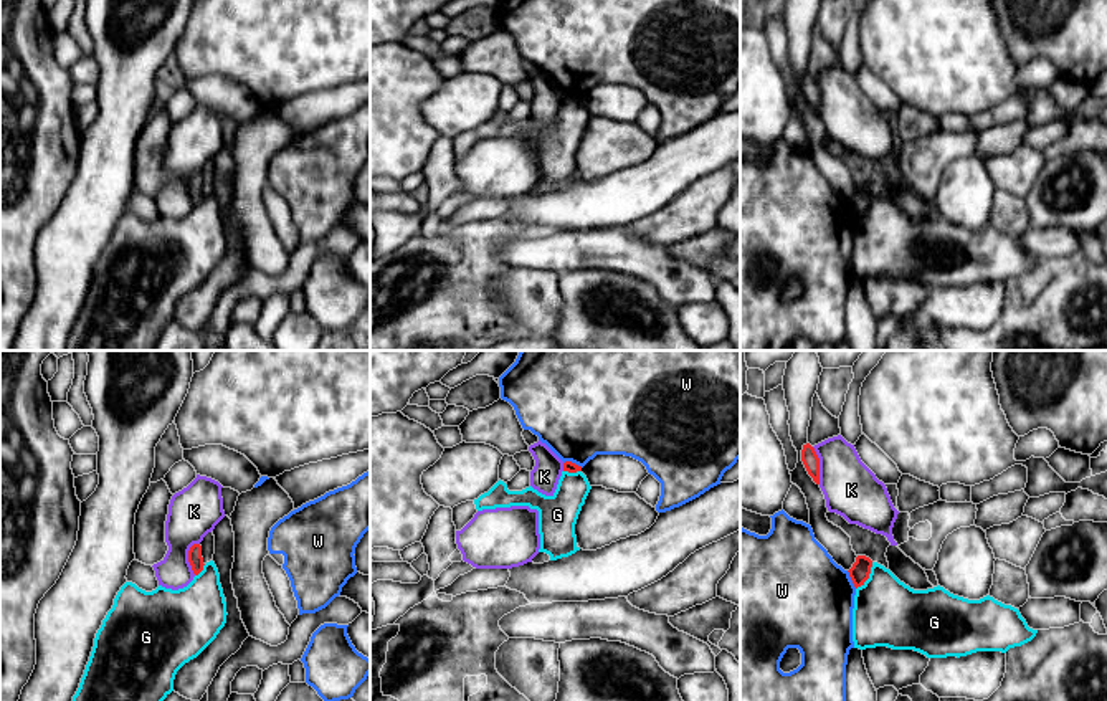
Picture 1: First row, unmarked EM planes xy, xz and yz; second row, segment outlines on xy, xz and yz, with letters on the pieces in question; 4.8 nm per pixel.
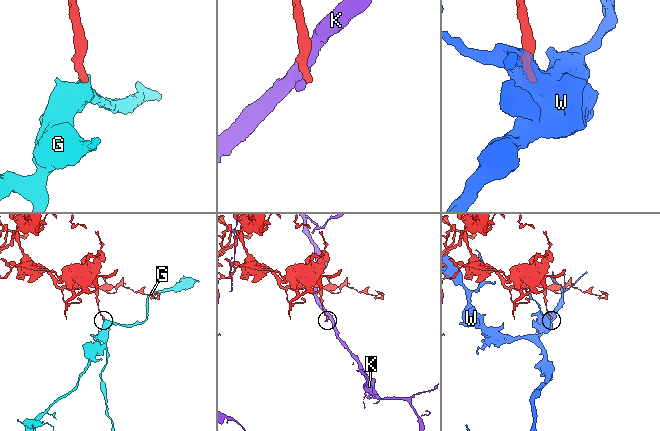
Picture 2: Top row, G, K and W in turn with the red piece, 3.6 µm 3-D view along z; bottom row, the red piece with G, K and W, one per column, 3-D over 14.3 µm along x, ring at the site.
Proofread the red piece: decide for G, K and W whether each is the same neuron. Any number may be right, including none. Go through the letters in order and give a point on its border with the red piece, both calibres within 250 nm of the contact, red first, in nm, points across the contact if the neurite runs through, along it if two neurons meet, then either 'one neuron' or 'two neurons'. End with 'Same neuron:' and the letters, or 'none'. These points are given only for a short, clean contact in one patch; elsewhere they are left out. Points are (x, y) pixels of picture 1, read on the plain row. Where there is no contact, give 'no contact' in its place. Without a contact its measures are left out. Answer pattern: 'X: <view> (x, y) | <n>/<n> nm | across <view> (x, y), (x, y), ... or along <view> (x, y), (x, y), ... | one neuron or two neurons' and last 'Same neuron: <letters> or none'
G: yz (868, 205) | 100/320 nm | along yz (873, 192), (869, 205), (856, 219) | two neurons
K: yz (818, 95) | 80/280 nm | two neurons
W: yz (851, 209) | 100/480 nm | two neurons
Same neuron: none

